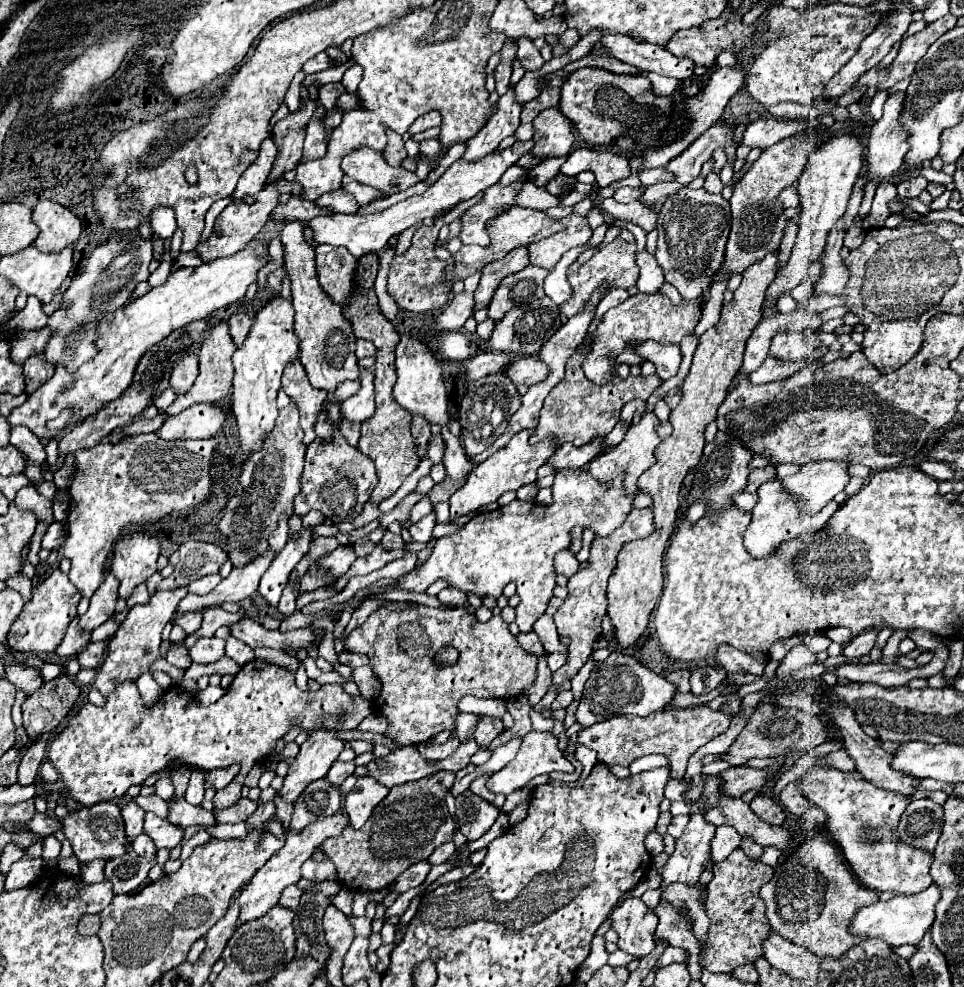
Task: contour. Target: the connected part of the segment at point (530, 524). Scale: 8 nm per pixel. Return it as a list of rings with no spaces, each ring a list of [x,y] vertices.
[[[582,468],[580,470],[560,470],[556,474],[552,490],[554,490],[554,504],[552,506],[536,506],[534,504],[532,510],[528,510],[528,502],[514,500],[508,506],[502,506],[494,512],[478,514],[462,530],[440,538],[432,550],[432,556],[420,568],[416,568],[414,572],[400,578],[400,586],[396,586],[396,588],[404,588],[404,590],[412,590],[412,592],[426,592],[426,588],[430,584],[434,584],[438,578],[446,578],[450,582],[450,586],[458,586],[464,592],[470,590],[478,596],[488,594],[492,598],[498,598],[502,594],[504,586],[508,582],[514,582],[517,587],[517,595],[520,598],[520,602],[515,608],[515,622],[521,632],[532,632],[534,622],[544,614],[544,610],[548,608],[548,602],[552,598],[552,590],[556,586],[554,556],[561,550],[570,549],[572,540],[570,530],[574,526],[590,526],[594,530],[594,534],[598,534],[598,536],[612,534],[626,520],[628,512],[632,510],[632,502],[638,494],[638,492],[626,494],[624,474],[618,474],[610,482],[598,482]]]

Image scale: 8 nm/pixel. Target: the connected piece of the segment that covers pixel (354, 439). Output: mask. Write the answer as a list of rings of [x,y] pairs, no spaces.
[[[344,420],[344,424],[340,424],[340,430],[344,432],[348,444],[352,444],[352,446],[358,444],[358,440],[360,440],[360,424],[358,424],[358,422],[348,422],[348,420]]]

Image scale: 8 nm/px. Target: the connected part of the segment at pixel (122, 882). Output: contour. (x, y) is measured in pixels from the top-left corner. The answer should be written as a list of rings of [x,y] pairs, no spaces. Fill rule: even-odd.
[[[128,850],[128,854],[106,862],[106,878],[112,882],[114,894],[128,894],[148,878],[148,872],[154,864],[156,856],[148,860],[136,856],[134,850]]]

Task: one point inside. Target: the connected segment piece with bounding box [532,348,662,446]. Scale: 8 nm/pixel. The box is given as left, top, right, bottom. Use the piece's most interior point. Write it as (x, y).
(576, 411)

